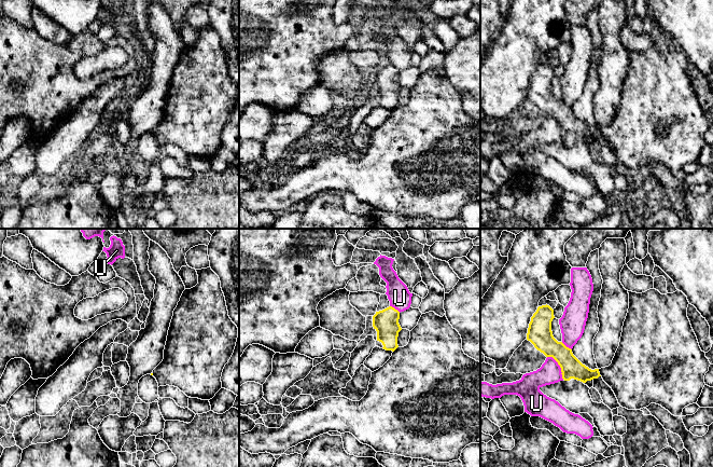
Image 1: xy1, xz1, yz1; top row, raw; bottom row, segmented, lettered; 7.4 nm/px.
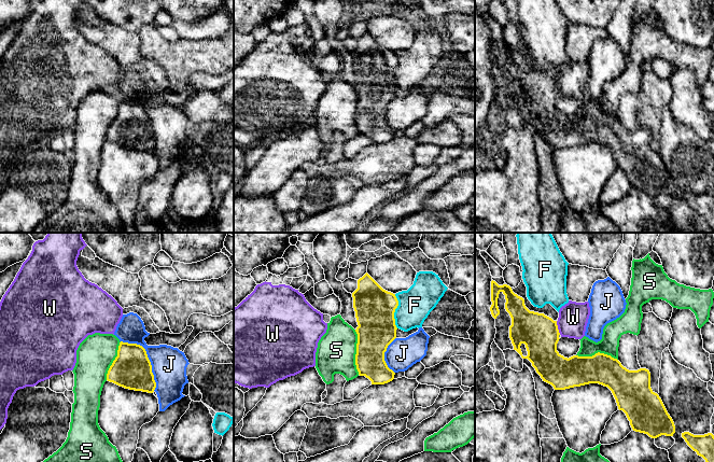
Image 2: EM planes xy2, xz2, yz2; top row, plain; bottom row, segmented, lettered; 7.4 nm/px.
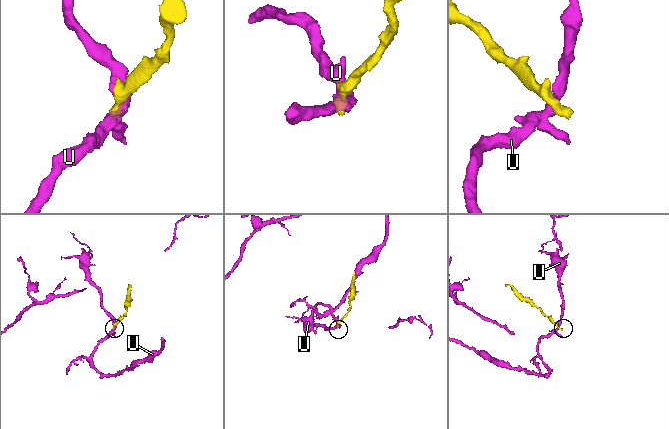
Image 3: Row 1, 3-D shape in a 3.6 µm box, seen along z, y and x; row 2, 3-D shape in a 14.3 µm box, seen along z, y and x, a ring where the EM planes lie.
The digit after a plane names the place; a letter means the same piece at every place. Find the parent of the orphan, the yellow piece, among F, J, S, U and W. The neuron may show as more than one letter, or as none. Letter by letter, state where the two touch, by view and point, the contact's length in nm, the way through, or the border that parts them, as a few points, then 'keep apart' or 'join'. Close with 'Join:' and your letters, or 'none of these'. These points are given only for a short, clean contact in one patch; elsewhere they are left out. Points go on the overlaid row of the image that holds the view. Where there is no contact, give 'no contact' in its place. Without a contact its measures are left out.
F: xz2 (394, 311) | 260 nm | keep apart
J: xy2 (148, 358) | 460 nm | keep apart
S: xz2 (356, 352) | 340 nm | keep apart
U: yz1 (559, 365) | 220 nm | along yz1 (547, 356), (550, 356), (557, 362), (563, 379) | keep apart
W: yz2 (557, 327) | 110 nm | along yz2 (556, 321), (560, 334) | keep apart
Join: none of these

